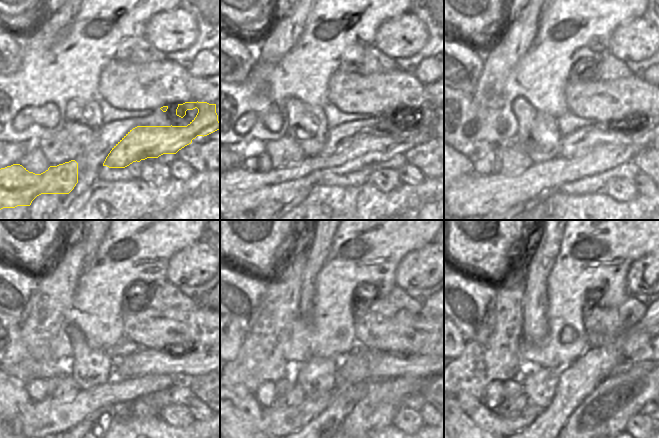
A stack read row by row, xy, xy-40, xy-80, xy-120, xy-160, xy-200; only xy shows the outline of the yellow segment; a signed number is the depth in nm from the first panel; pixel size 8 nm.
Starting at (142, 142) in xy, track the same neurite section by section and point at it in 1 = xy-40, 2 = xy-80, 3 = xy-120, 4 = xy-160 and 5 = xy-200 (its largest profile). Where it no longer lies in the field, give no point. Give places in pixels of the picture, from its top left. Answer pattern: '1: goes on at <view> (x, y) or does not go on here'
1: goes on at xy-40 (240, 190)
2: goes on at xy-80 (471, 195)
3: goes on at xy-120 (35, 420)
4: goes on at xy-160 (278, 423)
5: goes on at xy-200 (525, 417)

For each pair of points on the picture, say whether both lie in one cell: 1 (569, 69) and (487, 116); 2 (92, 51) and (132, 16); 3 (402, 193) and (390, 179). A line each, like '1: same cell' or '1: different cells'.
1: same cell
2: same cell
3: different cells

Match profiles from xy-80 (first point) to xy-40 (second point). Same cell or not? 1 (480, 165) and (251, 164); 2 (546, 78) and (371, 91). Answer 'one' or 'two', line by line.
1: one
2: two

